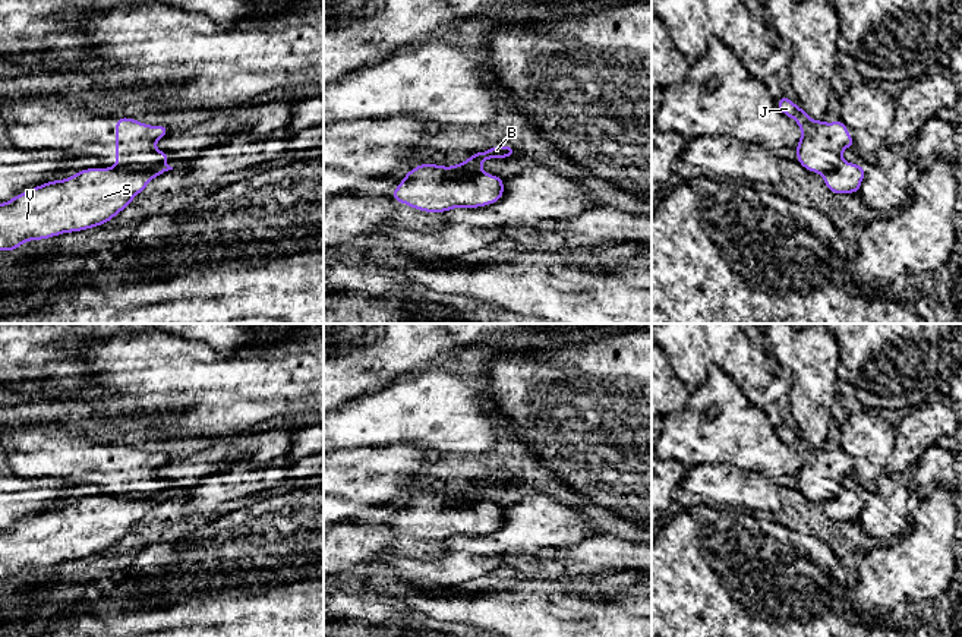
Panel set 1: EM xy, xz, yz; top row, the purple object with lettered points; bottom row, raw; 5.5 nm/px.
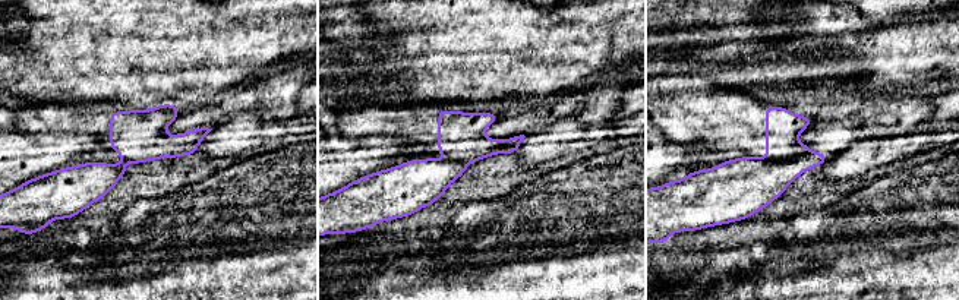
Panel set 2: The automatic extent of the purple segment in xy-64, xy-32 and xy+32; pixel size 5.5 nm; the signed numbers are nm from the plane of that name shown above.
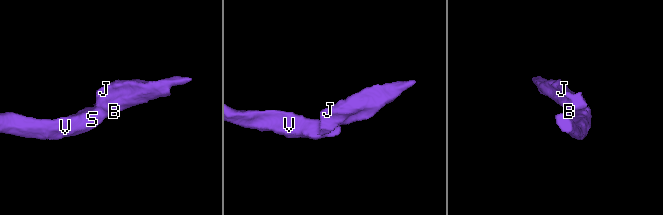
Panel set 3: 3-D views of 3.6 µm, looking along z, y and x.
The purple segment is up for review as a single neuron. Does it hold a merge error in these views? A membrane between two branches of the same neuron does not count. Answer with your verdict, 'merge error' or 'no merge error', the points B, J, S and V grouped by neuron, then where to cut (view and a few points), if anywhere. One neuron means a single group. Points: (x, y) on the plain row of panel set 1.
merge error | B J / S V | xy (163, 491), (145, 498), (116, 495)

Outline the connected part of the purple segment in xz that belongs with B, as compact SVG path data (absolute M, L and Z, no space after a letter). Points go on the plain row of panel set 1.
M495 473L493 476L485 479L485 480L474 480L470 483L469 488L458 491L457 493L464 499L464 501L480 501L482 498L482 491L491 486L508 486L515 483L515 476L514 474L505 474L505 473Z

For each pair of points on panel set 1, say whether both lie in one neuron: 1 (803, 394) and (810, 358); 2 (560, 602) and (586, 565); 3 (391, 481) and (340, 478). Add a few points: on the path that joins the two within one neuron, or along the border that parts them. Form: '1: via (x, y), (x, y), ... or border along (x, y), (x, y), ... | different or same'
1: via (810, 385), (810, 366) | same
2: border along (538, 579), (571, 582) | different
3: via (378, 479), (353, 479) | same

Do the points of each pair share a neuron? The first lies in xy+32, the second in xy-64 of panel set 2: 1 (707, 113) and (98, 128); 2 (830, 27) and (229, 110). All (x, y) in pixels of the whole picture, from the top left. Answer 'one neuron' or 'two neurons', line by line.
1: one neuron
2: two neurons

